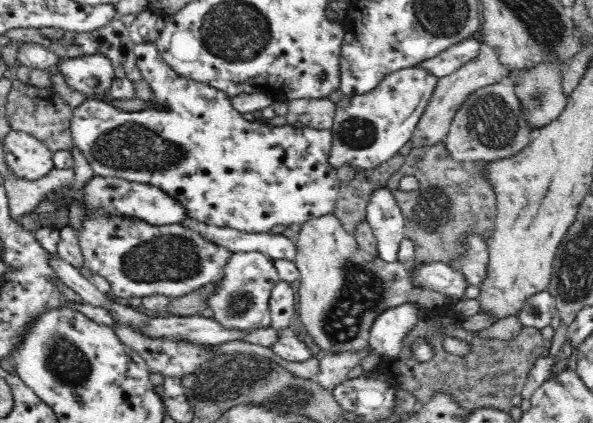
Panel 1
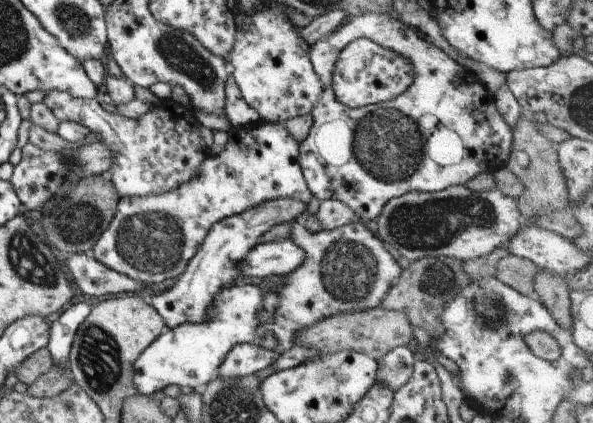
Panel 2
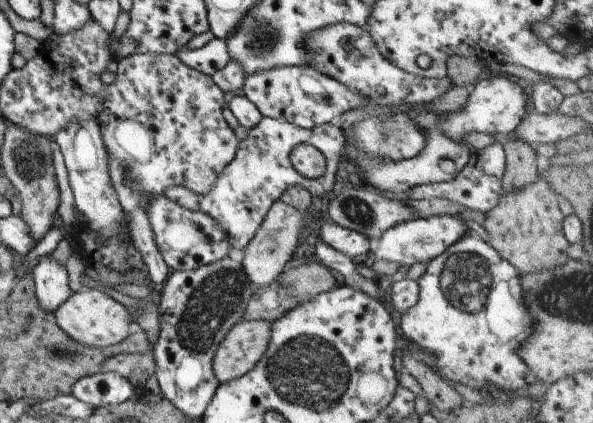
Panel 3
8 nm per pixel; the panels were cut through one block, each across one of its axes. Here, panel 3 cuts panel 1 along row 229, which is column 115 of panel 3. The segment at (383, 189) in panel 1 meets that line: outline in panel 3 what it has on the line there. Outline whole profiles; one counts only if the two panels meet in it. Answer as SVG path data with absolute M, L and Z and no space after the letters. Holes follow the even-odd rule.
M117 372L96 373L77 380L71 394L80 402L99 407L128 400L134 396L134 386Z

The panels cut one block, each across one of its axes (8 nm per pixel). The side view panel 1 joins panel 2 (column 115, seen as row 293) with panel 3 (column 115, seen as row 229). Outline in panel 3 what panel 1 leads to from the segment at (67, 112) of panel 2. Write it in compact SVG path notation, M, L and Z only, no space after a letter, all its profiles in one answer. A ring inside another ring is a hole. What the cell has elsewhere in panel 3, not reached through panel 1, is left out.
M135 54L118 60L118 70L114 83L106 85L102 94L103 111L97 116L102 142L108 154L108 174L112 188L120 202L123 213L128 218L128 234L142 256L143 268L150 280L156 284L166 282L170 273L158 248L150 220L146 216L146 206L152 196L164 195L168 186L186 186L194 194L210 194L214 182L226 166L234 160L239 140L234 130L222 116L226 104L225 93L212 76L202 74L186 66L176 55L169 54Z

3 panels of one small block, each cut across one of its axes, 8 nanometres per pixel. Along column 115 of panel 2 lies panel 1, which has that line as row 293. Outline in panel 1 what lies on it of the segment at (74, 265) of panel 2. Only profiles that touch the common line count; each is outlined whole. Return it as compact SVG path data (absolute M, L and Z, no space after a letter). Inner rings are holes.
M280 280L276 283L272 288L268 308L272 327L289 332L296 317L296 296L289 282Z

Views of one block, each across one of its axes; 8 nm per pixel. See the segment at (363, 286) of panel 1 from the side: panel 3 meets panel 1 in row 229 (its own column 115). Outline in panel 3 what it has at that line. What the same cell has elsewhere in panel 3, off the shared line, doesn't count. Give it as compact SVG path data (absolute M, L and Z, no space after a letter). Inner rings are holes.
M87 289L72 293L66 302L55 312L56 324L72 340L88 348L104 350L116 346L130 336L130 324L133 322L131 312L120 301L116 301L98 289Z

